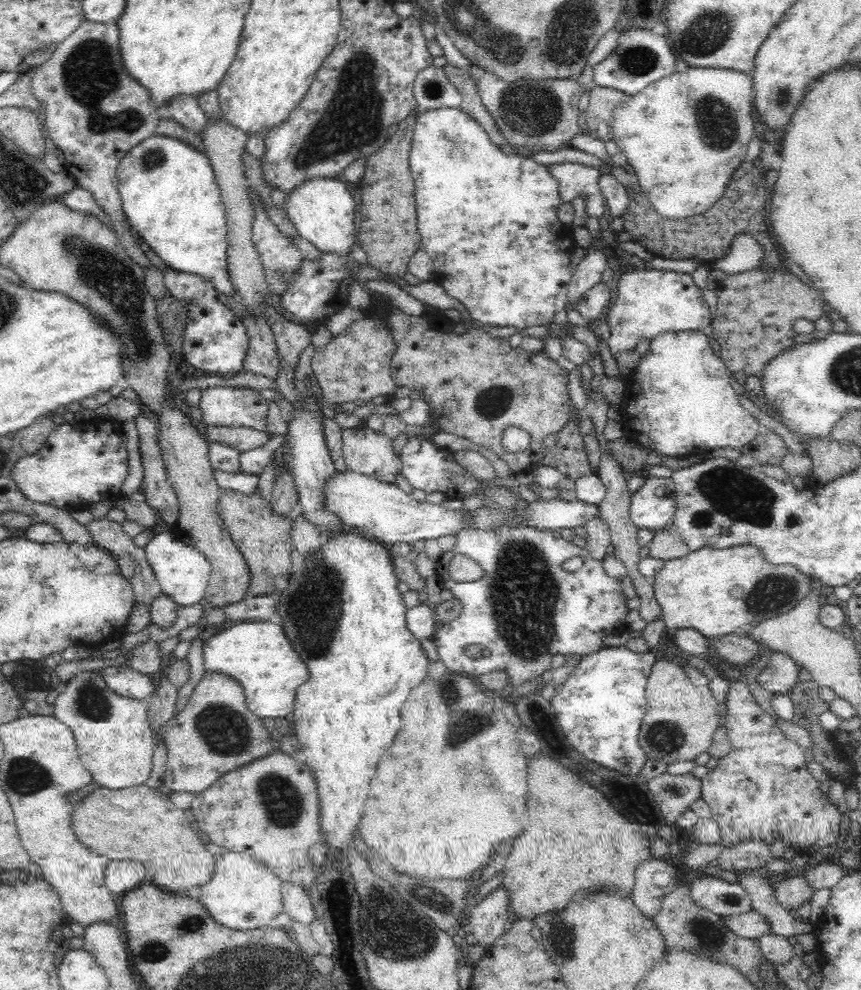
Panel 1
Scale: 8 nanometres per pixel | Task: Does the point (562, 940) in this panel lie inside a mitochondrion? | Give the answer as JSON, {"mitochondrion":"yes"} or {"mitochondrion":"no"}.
{"mitochondrion":"yes"}

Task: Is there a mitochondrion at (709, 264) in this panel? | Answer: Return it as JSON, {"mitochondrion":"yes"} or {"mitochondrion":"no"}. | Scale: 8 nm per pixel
{"mitochondrion":"no"}

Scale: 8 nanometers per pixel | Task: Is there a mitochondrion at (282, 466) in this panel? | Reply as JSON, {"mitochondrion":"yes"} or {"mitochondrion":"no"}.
{"mitochondrion":"no"}

